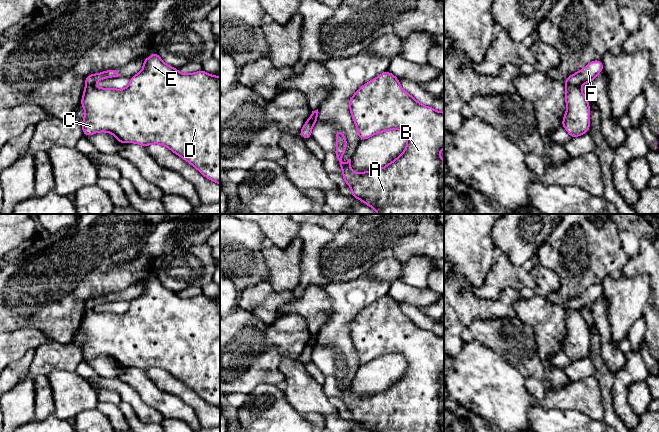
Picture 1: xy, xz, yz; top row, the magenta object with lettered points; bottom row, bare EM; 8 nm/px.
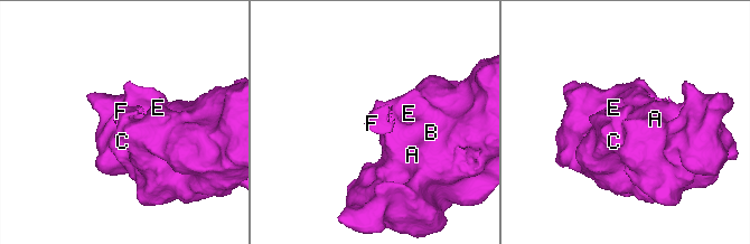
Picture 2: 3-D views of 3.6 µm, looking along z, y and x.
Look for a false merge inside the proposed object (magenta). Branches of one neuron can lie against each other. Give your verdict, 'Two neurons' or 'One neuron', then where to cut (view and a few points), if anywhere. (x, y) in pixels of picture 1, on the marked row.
Two neurons. Split along yz (566, 85), (576, 85), (579, 87)

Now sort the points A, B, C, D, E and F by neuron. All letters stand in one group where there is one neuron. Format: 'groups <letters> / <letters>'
groups A B C D E / F

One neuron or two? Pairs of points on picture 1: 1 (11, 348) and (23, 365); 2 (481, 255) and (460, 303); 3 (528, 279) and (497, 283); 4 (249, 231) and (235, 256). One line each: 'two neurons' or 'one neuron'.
1: two neurons
2: two neurons
3: one neuron
4: one neuron

